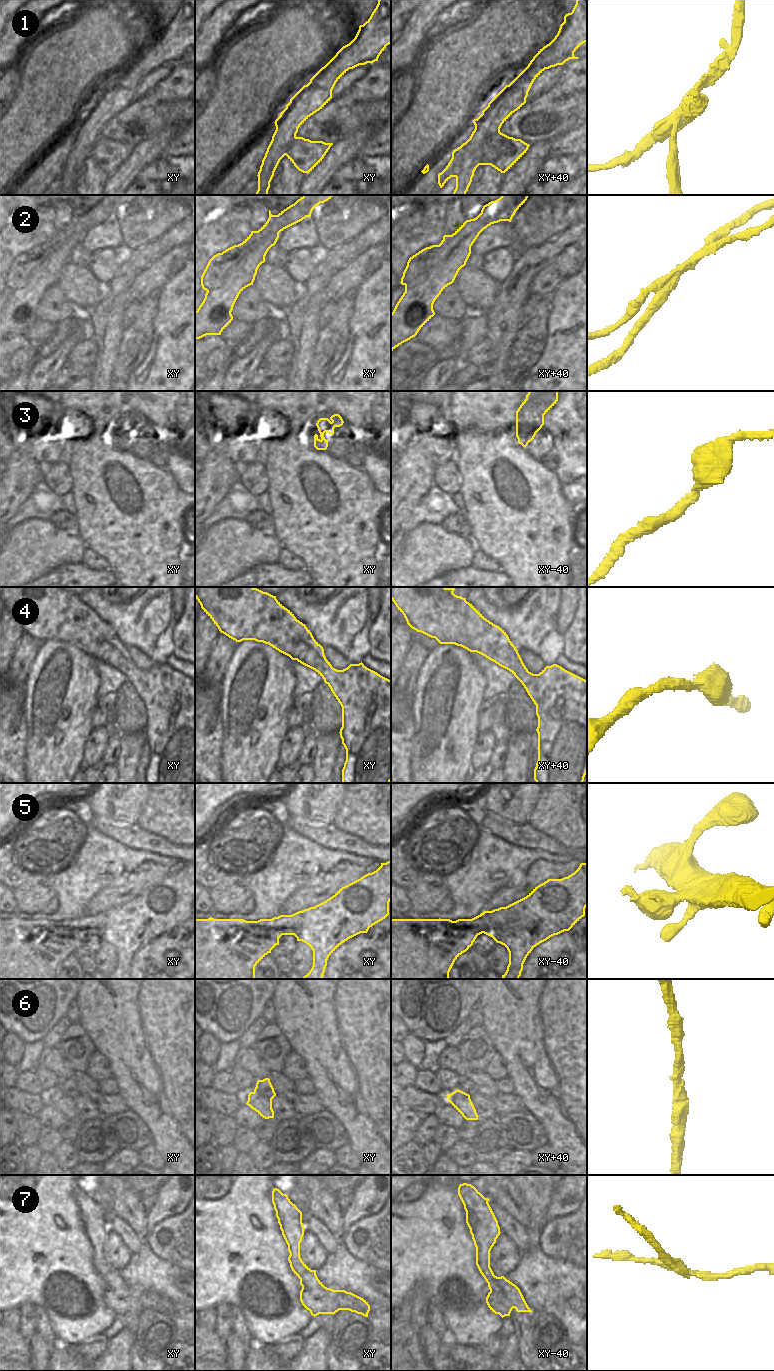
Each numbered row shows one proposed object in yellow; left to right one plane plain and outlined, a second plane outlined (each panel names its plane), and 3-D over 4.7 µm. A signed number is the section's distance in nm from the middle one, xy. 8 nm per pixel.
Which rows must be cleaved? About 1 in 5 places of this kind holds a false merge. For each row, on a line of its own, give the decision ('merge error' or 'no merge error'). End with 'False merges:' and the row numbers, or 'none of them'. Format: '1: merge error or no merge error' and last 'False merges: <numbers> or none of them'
1: merge error
2: merge error
3: no merge error
4: no merge error
5: no merge error
6: no merge error
7: merge error
False merges: 1, 2, 7

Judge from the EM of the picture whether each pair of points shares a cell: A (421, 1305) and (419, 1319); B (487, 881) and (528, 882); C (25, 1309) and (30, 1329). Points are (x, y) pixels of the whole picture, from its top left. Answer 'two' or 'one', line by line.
A: one
B: two
C: one

